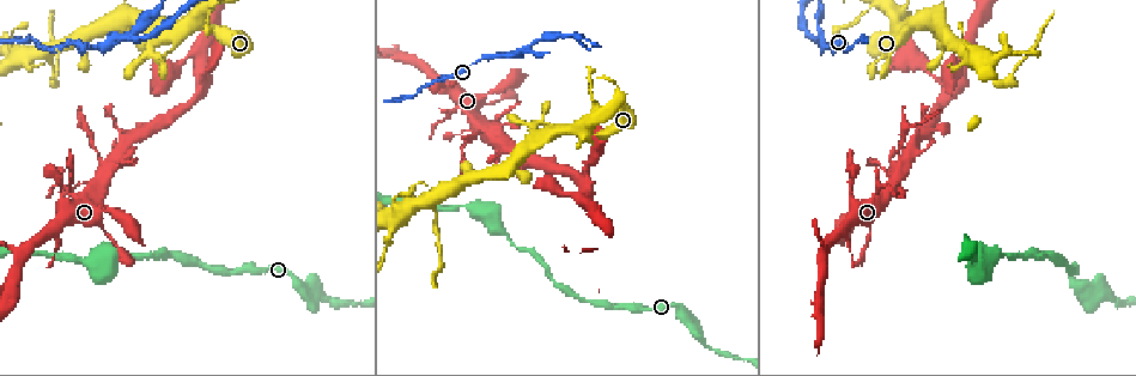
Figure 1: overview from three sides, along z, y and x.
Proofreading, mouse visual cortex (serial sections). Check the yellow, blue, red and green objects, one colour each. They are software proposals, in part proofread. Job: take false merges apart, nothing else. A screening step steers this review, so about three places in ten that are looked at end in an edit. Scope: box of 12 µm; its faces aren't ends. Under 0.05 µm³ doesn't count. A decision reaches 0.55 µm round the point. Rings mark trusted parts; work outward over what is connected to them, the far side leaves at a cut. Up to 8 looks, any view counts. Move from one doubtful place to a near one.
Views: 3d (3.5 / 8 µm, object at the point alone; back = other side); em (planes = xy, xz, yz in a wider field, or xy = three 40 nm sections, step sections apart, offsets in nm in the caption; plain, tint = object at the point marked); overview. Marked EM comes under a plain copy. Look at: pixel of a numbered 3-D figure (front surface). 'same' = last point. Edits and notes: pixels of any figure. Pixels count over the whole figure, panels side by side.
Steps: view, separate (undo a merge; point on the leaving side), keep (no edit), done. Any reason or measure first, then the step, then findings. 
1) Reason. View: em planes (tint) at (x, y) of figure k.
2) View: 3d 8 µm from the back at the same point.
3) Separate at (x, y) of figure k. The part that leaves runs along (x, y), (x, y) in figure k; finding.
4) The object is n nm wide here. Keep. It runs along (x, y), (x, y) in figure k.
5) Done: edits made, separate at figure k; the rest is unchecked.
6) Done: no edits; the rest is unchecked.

Calibre changes. View: 3d 3.5 µm at (850, 198) of figure 1.

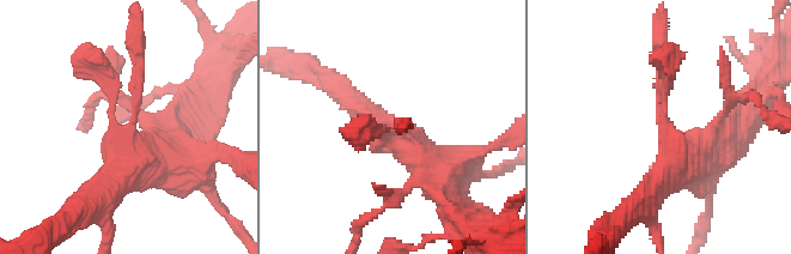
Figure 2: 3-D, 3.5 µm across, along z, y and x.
Now the EM. View: em xy step 2 (tint) at (661, 118) of figure 2.

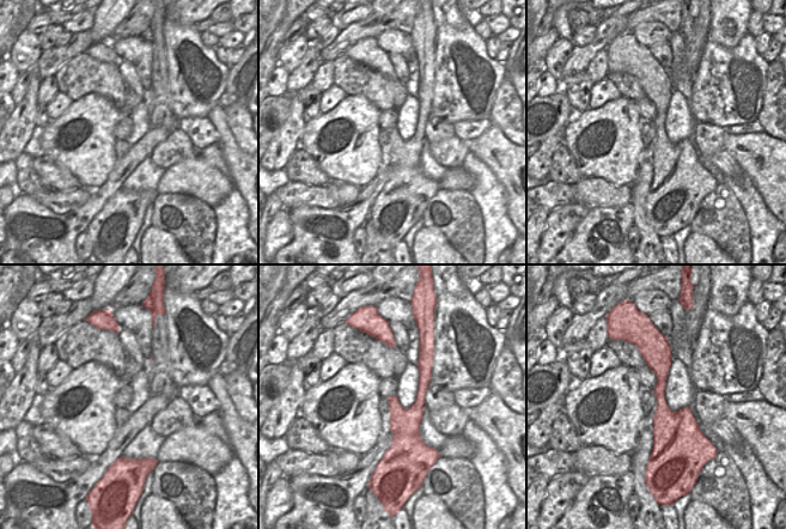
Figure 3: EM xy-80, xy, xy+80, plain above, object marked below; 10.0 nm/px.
View: em xy step 3 (tint) at the same point.

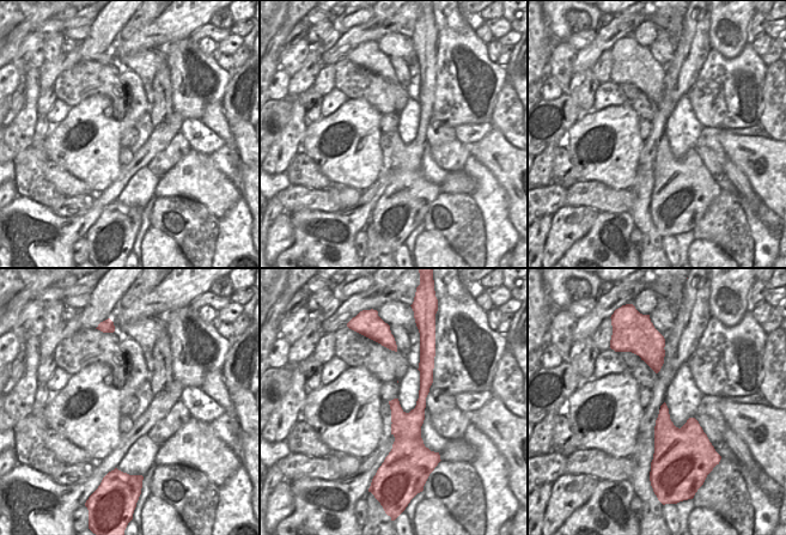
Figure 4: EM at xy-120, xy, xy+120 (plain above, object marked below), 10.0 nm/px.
Keep. It runs along (424, 360), (421, 405), (401, 454) in figure 4; all the same cell.

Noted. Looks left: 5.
Thin neck. View: 3d 8 µm at (92, 141) of figure 1.

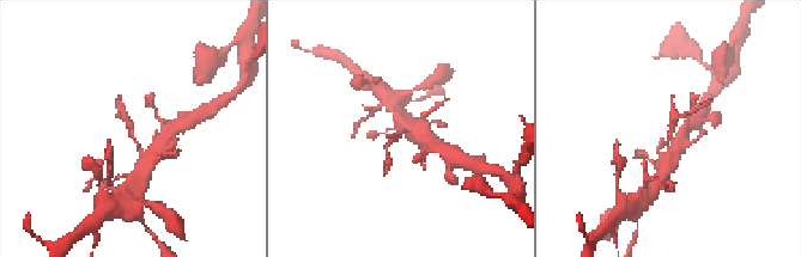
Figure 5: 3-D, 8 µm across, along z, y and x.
View: em planes (tint) at (128, 130) of figure 5.

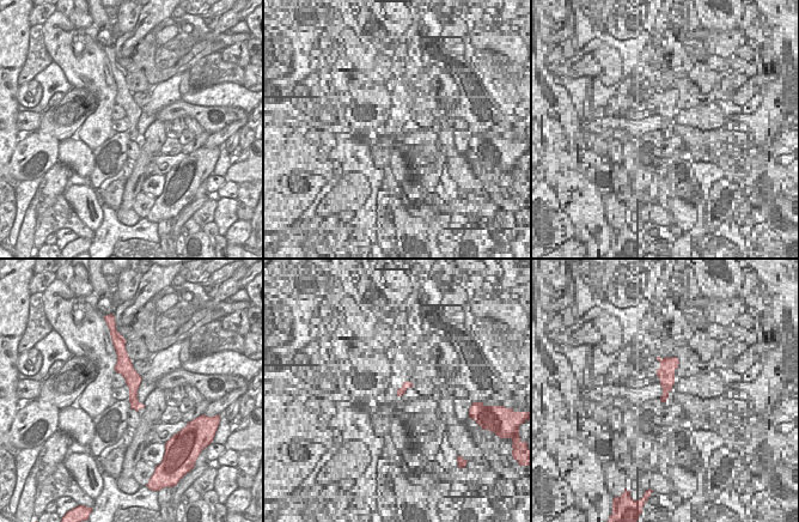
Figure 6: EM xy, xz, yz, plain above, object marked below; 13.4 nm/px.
Keep. It runs along (121, 356), (133, 378), (136, 406) in figure 6; one cell here.

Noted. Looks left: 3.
Sharp bend. View: 3d 3.5 µm at (53, 69) of figure 1.

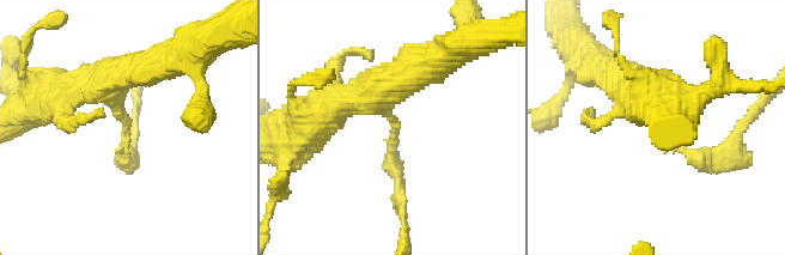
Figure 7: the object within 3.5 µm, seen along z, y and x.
View: em xy step 5 (tint) at (124, 130) of figure 7.

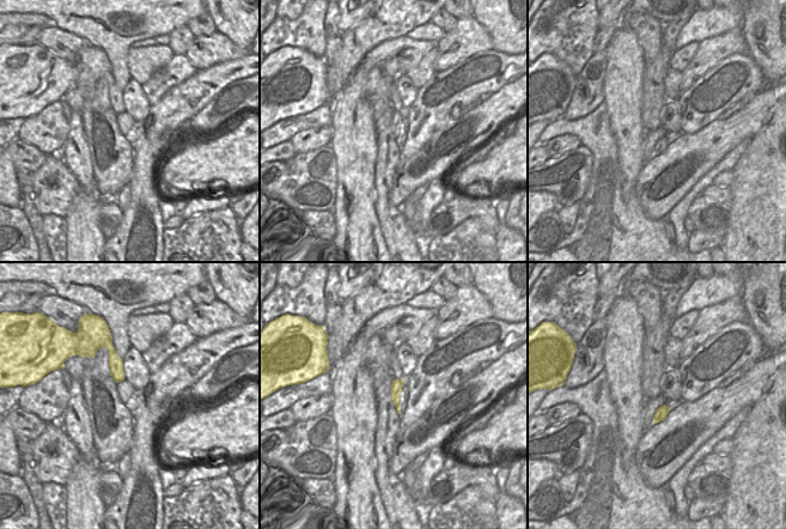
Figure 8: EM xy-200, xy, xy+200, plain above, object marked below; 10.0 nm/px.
The arms are 200, 400 nm wide. Keep. It runs along (619, 72), (680, 149), (729, 145) in figure 7; continuous, no second cell.

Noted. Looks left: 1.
Done: no edits; the rest is unchecked.

